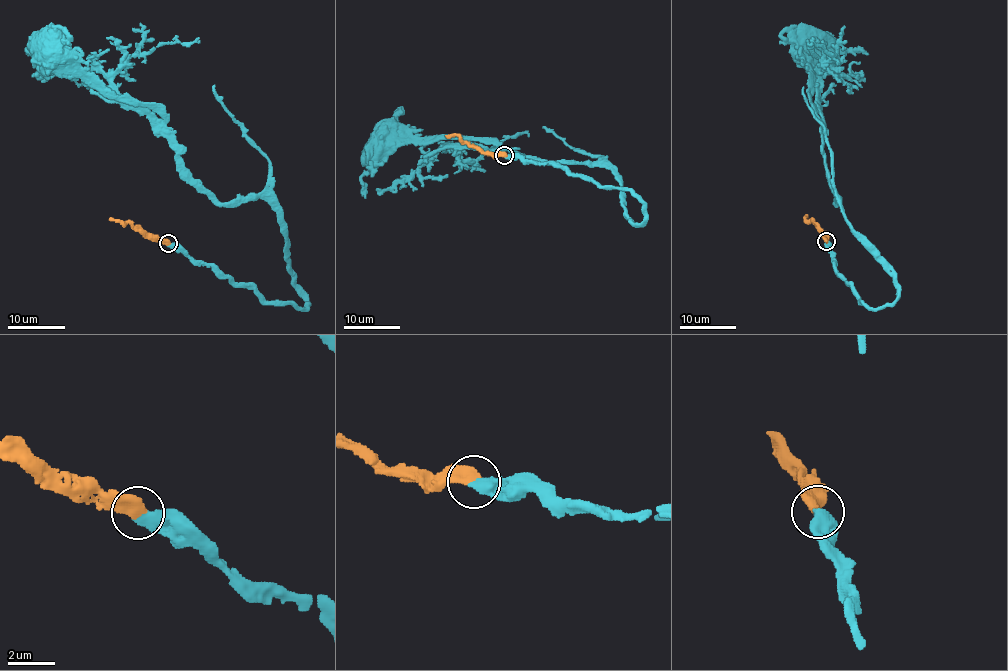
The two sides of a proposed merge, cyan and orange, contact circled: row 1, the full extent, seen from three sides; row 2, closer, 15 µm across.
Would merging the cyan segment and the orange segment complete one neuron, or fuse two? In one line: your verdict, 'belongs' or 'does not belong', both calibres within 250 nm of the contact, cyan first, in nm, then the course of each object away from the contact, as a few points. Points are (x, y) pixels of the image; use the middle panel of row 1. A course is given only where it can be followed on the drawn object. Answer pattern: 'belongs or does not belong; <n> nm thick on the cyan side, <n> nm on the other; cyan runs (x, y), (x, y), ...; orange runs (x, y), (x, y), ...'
belongs; 550 nm thick on the cyan side, 550 nm on the other; cyan runs (505, 155), (629, 189), (644, 219), (626, 216), (622, 182), (605, 167), (385, 126), (381, 139); orange runs (505, 155), (485, 154), (456, 135), (446, 138)

